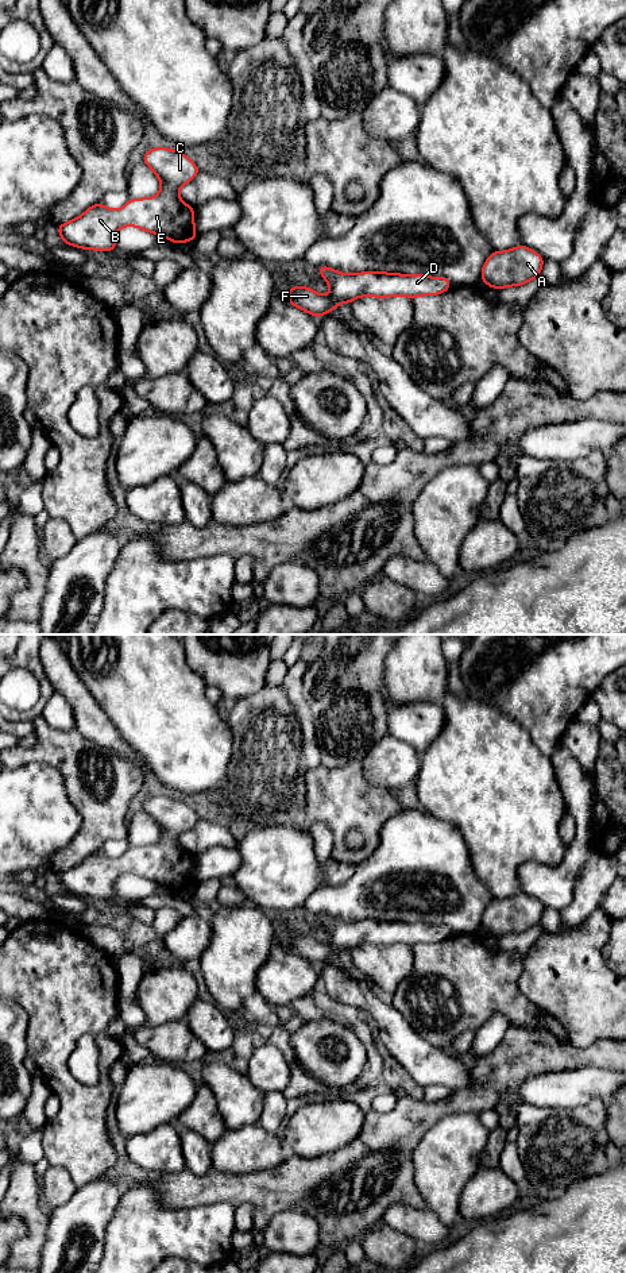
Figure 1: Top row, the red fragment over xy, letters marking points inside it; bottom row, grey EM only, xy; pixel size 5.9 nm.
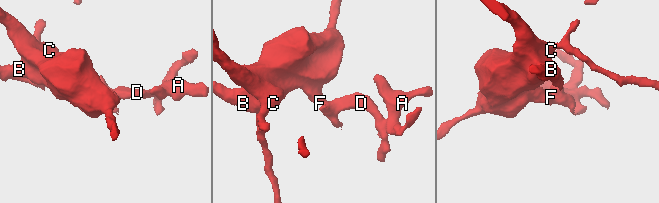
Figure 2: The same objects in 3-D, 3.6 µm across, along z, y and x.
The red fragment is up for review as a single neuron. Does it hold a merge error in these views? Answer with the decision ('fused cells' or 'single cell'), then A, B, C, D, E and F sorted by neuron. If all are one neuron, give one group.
single cell; A B C D E F

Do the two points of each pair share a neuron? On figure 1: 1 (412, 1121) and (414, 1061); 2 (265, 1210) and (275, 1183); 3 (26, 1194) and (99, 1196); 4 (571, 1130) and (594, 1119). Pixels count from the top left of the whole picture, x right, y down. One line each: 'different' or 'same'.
1: different
2: same
3: different
4: same

